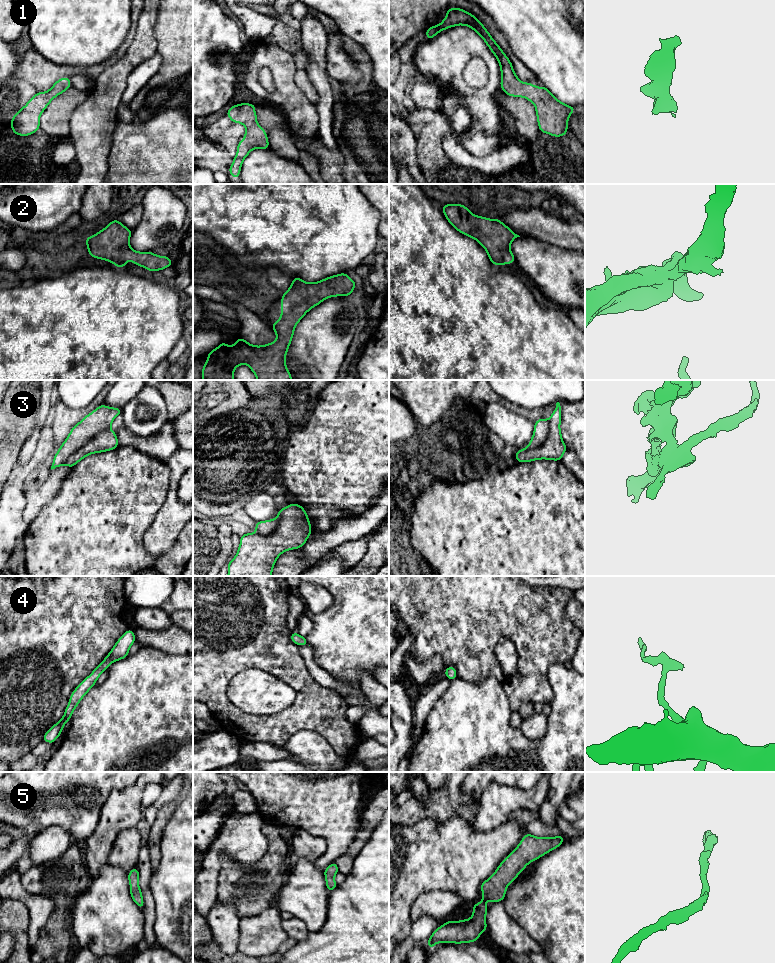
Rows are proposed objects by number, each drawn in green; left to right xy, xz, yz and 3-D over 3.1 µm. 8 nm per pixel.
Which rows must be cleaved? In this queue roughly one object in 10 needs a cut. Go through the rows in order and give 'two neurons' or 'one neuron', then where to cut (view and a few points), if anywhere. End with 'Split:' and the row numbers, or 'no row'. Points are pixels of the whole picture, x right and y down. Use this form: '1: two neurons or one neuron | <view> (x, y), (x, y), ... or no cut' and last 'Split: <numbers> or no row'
1: one neuron | no cut
2: one neuron | no cut
3: two neurons | xy (109, 427), (95, 434), (74, 451), (64, 463)
4: one neuron | no cut
5: one neuron | no cut
Split: 3

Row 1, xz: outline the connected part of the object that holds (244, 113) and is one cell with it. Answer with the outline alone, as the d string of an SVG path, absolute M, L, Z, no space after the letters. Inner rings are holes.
M241 103L230 107L226 115L232 123L241 123L245 126L245 139L237 145L237 154L229 167L230 175L236 179L240 176L241 166L244 159L253 149L270 149L266 130L257 123L255 107L257 105Z

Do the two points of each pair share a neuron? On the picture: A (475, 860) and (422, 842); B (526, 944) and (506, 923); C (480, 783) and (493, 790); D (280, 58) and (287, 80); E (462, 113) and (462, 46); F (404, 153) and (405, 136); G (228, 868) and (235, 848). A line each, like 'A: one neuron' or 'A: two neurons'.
A: one neuron
B: one neuron
C: two neurons
D: one neuron
E: two neurons
F: one neuron
G: two neurons

